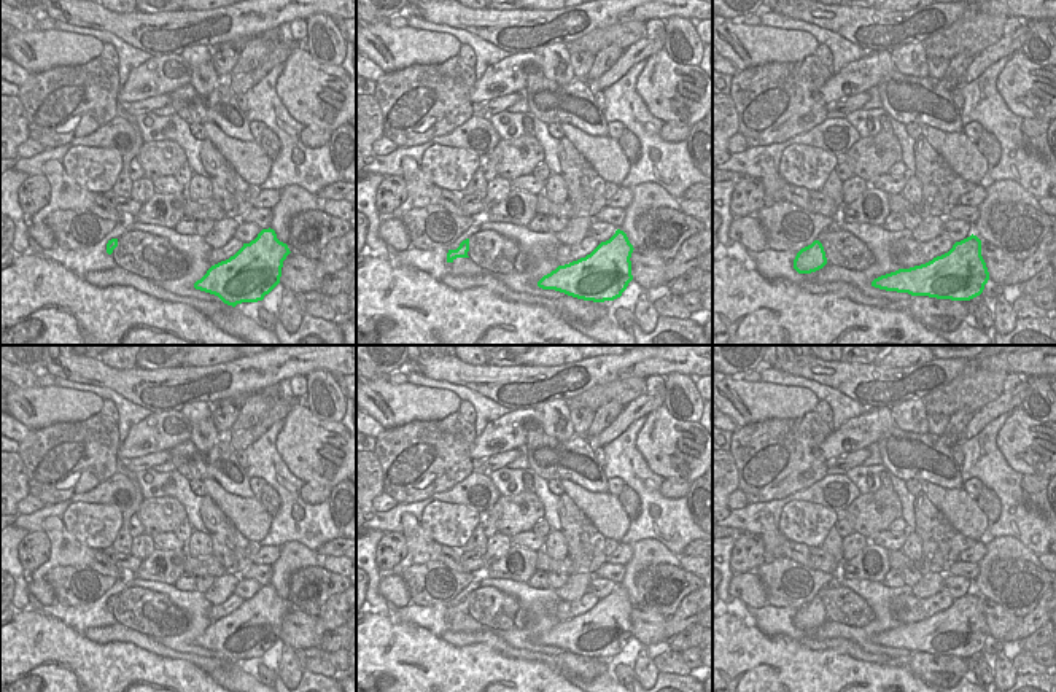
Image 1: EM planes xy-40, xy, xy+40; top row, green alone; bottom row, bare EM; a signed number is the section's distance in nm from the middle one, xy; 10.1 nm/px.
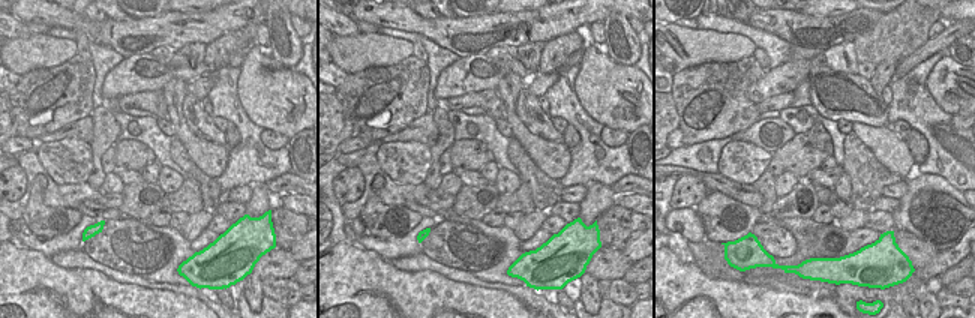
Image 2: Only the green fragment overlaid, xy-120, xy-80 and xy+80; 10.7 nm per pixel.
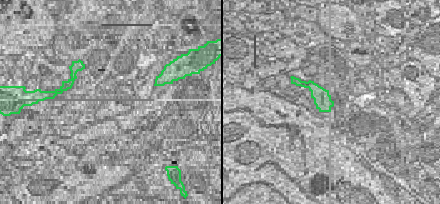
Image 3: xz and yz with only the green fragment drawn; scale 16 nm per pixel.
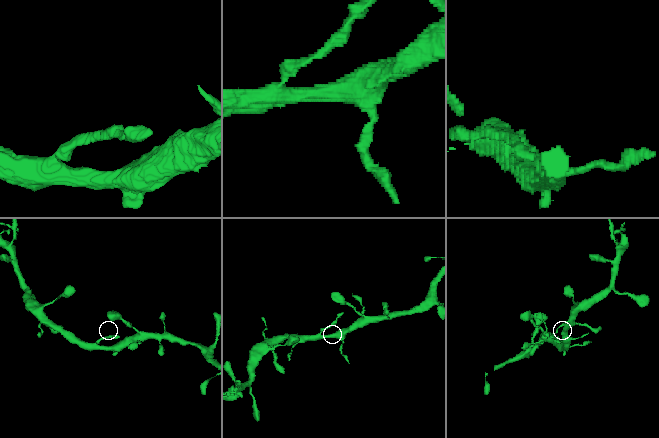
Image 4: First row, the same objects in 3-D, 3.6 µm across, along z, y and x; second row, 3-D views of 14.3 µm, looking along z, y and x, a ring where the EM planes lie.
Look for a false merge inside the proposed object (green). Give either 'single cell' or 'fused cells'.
single cell

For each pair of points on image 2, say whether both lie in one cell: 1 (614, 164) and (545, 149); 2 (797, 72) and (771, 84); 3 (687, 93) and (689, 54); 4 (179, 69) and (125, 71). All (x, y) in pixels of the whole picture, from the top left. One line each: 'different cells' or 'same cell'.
1: different cells
2: same cell
3: different cells
4: same cell

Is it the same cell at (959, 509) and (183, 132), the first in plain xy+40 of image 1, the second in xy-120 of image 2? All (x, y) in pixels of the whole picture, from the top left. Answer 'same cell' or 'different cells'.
same cell

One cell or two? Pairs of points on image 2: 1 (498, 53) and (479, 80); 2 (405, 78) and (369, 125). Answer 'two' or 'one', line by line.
1: two
2: one

